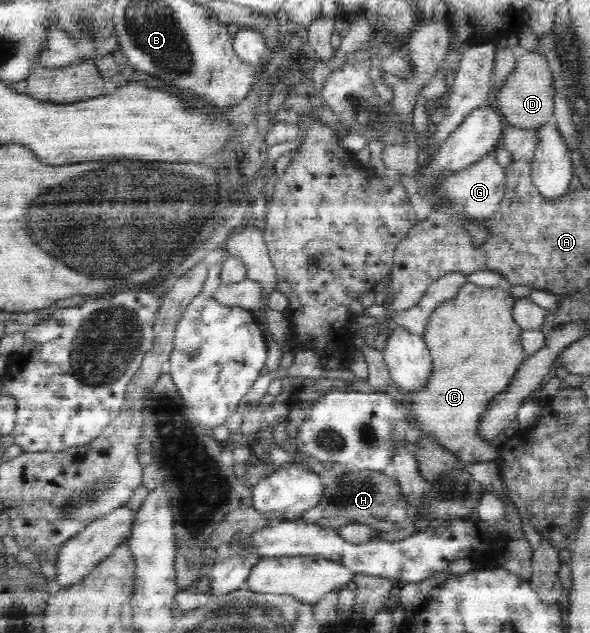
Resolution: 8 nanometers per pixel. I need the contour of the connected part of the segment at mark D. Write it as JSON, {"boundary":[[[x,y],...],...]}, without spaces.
{"boundary":[[[527,51],[520,58],[505,83],[495,90],[497,111],[508,126],[539,129],[549,123],[554,114],[553,74],[542,51]]]}

